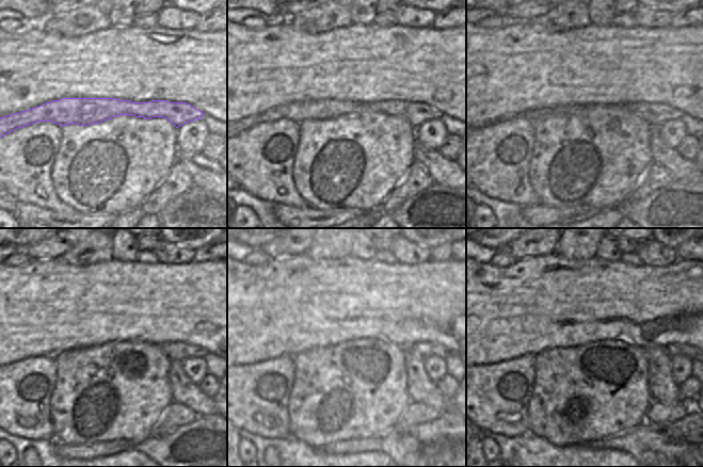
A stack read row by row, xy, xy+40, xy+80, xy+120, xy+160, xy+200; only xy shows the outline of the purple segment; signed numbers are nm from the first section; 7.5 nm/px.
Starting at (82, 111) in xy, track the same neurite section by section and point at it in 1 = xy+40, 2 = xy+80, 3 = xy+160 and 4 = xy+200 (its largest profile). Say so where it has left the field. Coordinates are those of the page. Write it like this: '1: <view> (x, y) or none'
1: xy+40 (417, 113)
2: xy+80 (656, 113)
3: xy+160 (425, 349)
4: xy+200 (680, 348)

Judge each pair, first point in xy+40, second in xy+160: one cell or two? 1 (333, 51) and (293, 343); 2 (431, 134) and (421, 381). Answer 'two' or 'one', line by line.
1: one
2: two

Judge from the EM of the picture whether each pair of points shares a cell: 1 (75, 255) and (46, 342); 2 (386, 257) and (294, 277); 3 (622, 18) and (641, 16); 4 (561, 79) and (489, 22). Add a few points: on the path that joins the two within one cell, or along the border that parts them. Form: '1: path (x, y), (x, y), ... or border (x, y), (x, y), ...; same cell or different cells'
1: border (60, 257), (74, 266), (96, 263); different cells
2: border (376, 259), (387, 263), (396, 262); different cells
3: border (633, 13), (636, 25); different cells
4: border (509, 22), (495, 29), (477, 26); different cells

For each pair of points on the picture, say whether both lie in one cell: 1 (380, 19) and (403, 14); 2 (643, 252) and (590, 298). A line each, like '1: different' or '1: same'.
1: different
2: different

